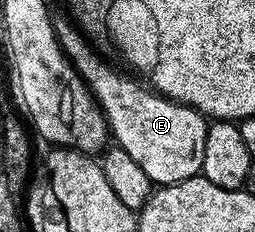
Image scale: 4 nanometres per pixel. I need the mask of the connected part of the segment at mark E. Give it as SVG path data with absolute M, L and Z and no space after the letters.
M67 23L56 24L56 37L76 71L96 97L104 114L104 121L108 123L111 139L119 148L126 150L126 154L130 154L130 158L134 158L134 162L138 162L142 170L146 170L153 185L173 184L201 175L202 154L206 150L209 126L205 116L189 104L179 104L176 100L161 96L127 71L119 72L118 69L103 64L100 61L101 53L89 43L83 31L75 23Z

